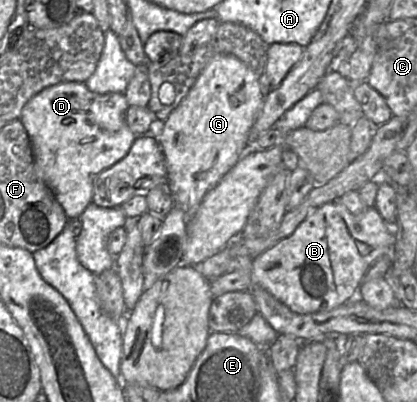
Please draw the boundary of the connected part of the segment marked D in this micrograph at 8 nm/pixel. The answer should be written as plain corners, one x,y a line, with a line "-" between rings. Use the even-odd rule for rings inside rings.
61,82
46,87
23,107
19,119
32,144
36,174
52,190
69,219
80,218
92,202
93,180
96,175
124,158
139,136
126,123
128,108
124,93
97,94
80,82

